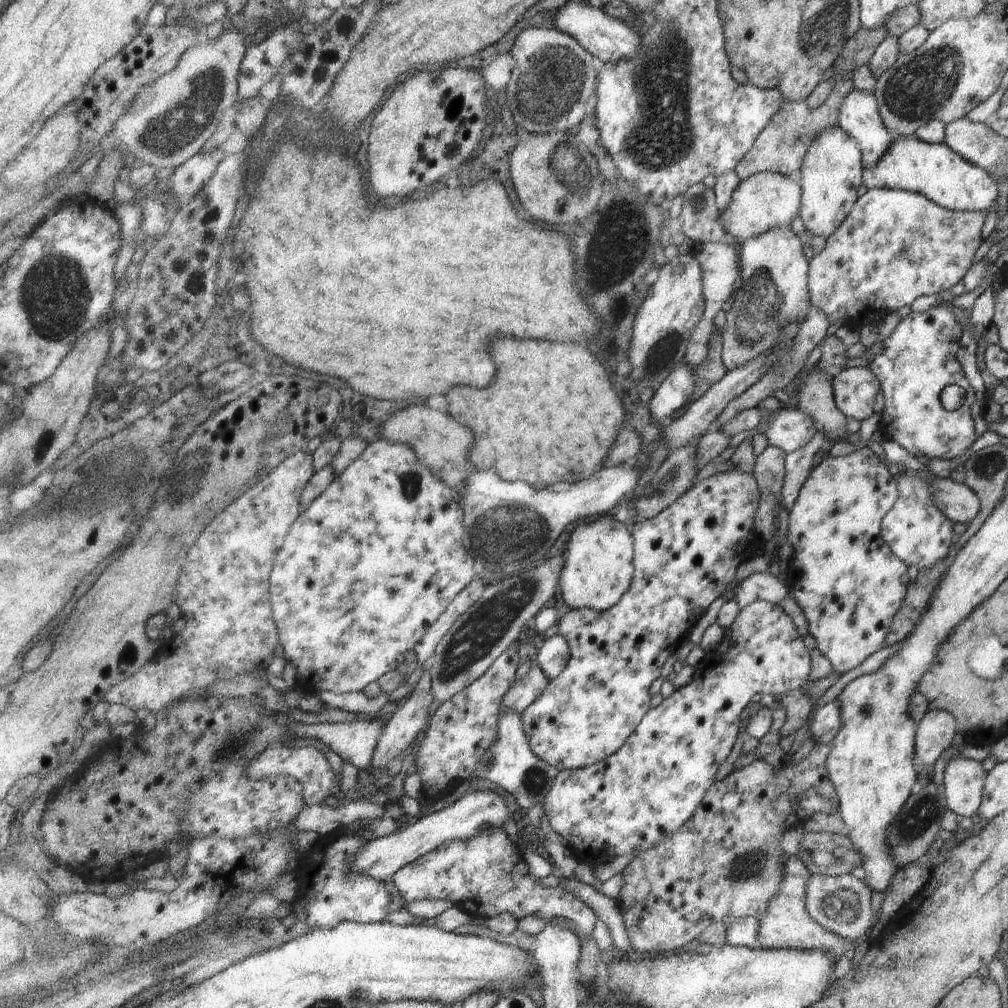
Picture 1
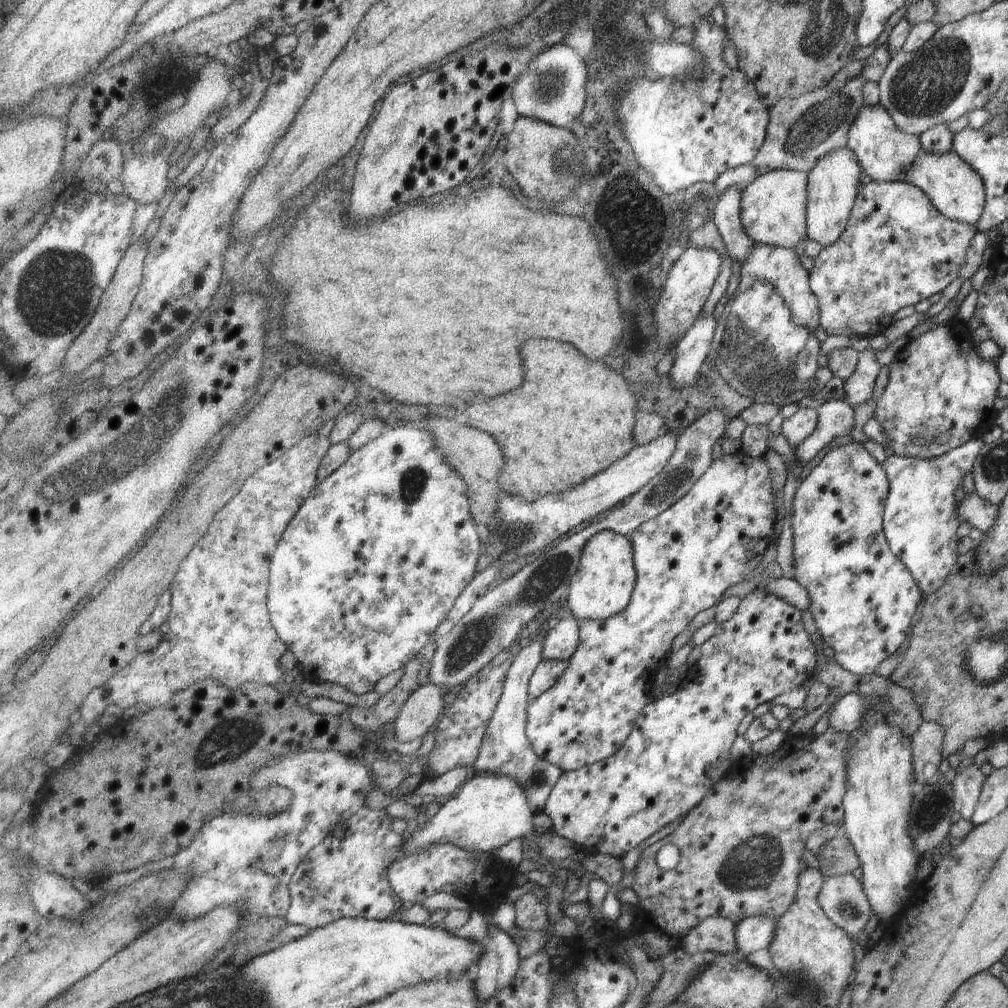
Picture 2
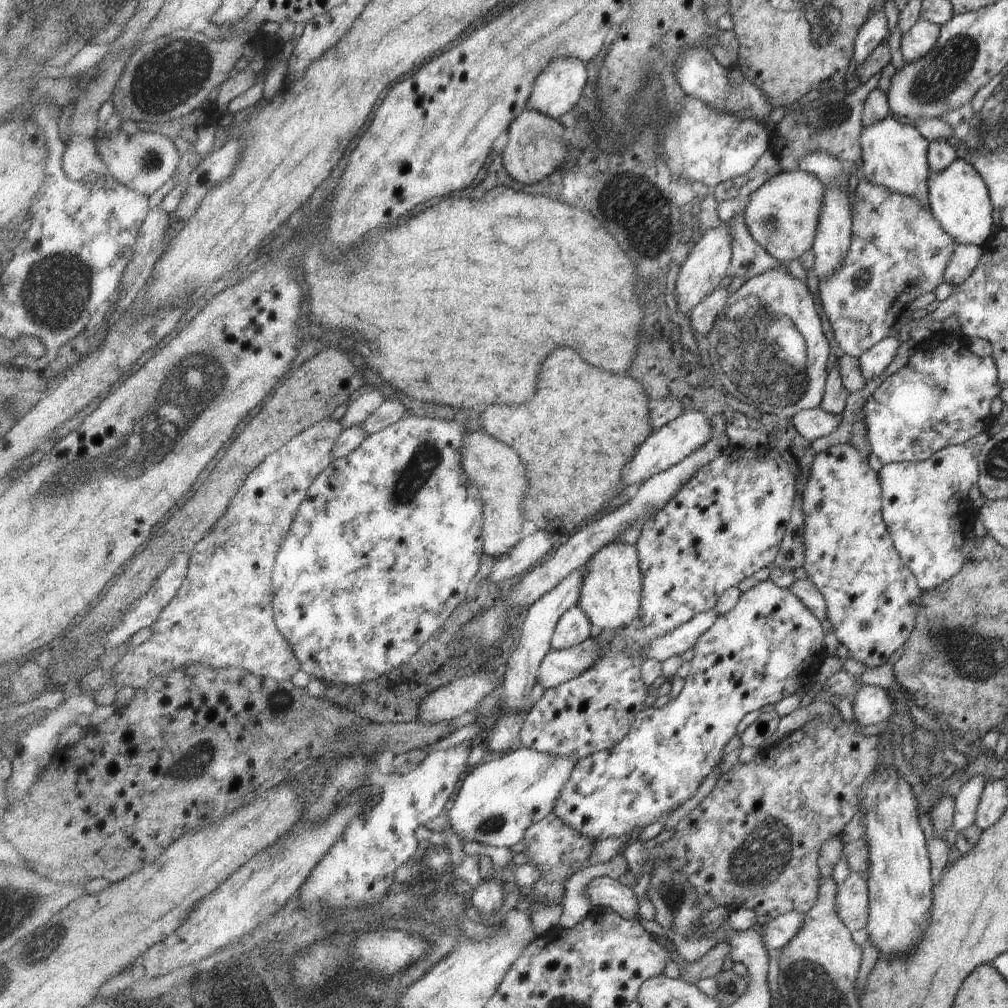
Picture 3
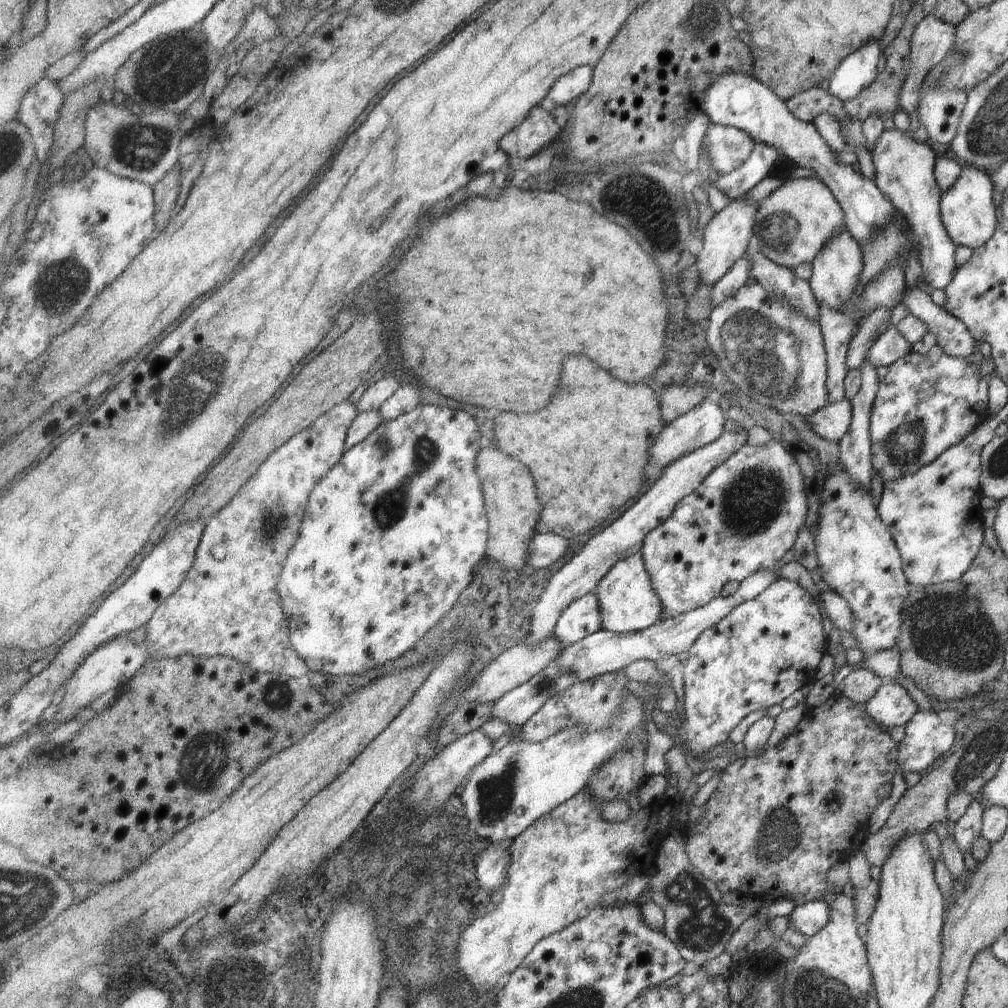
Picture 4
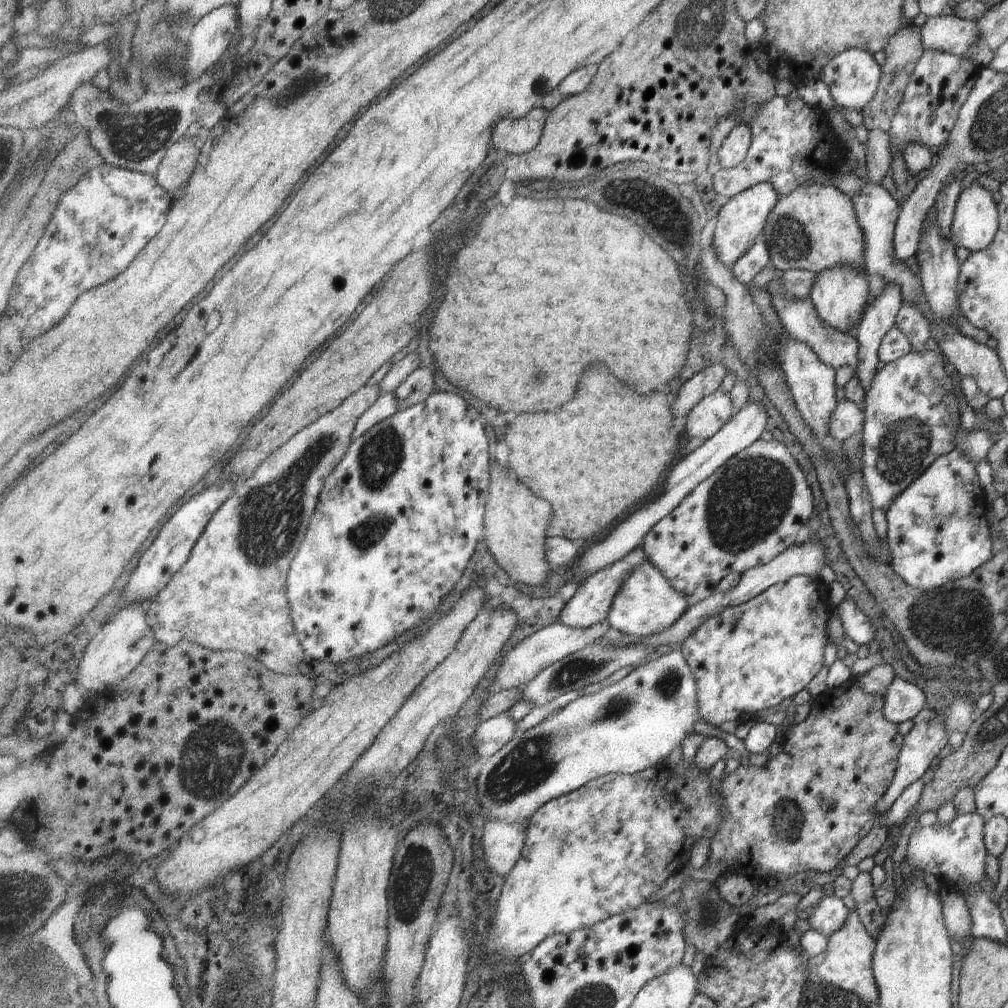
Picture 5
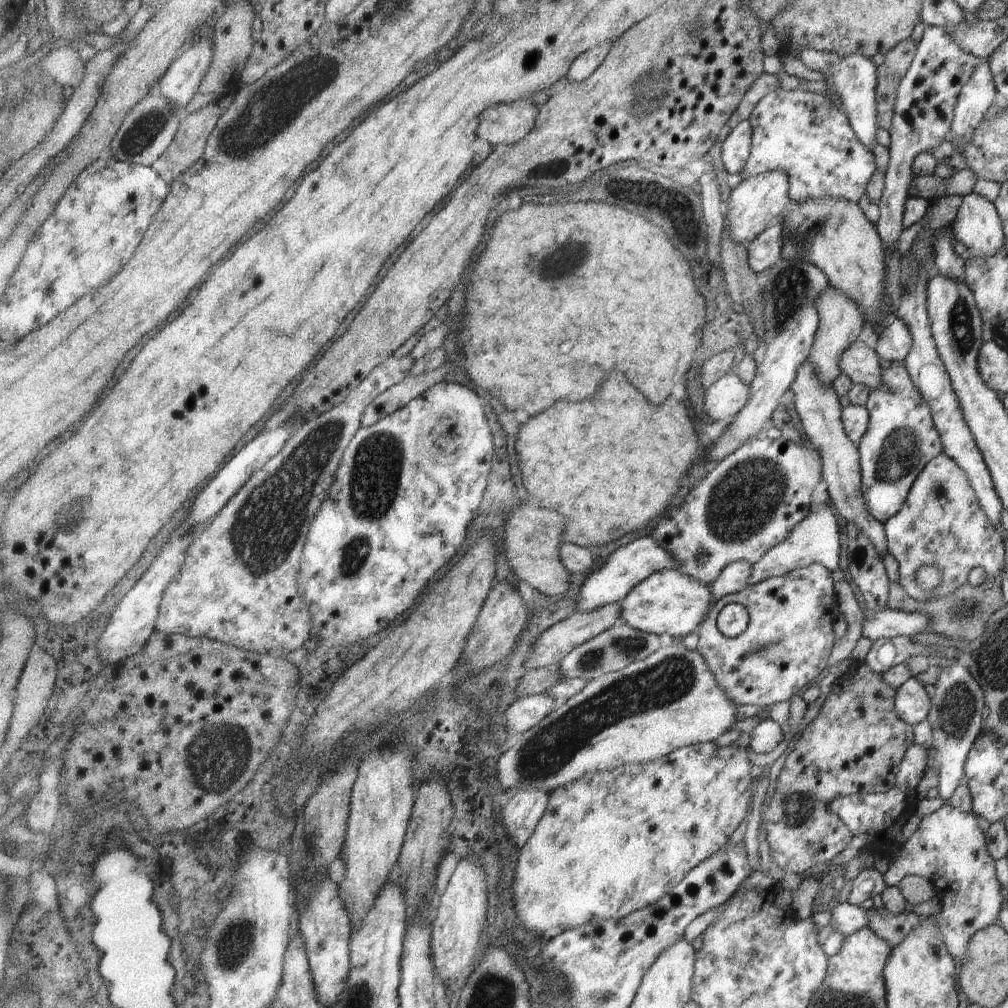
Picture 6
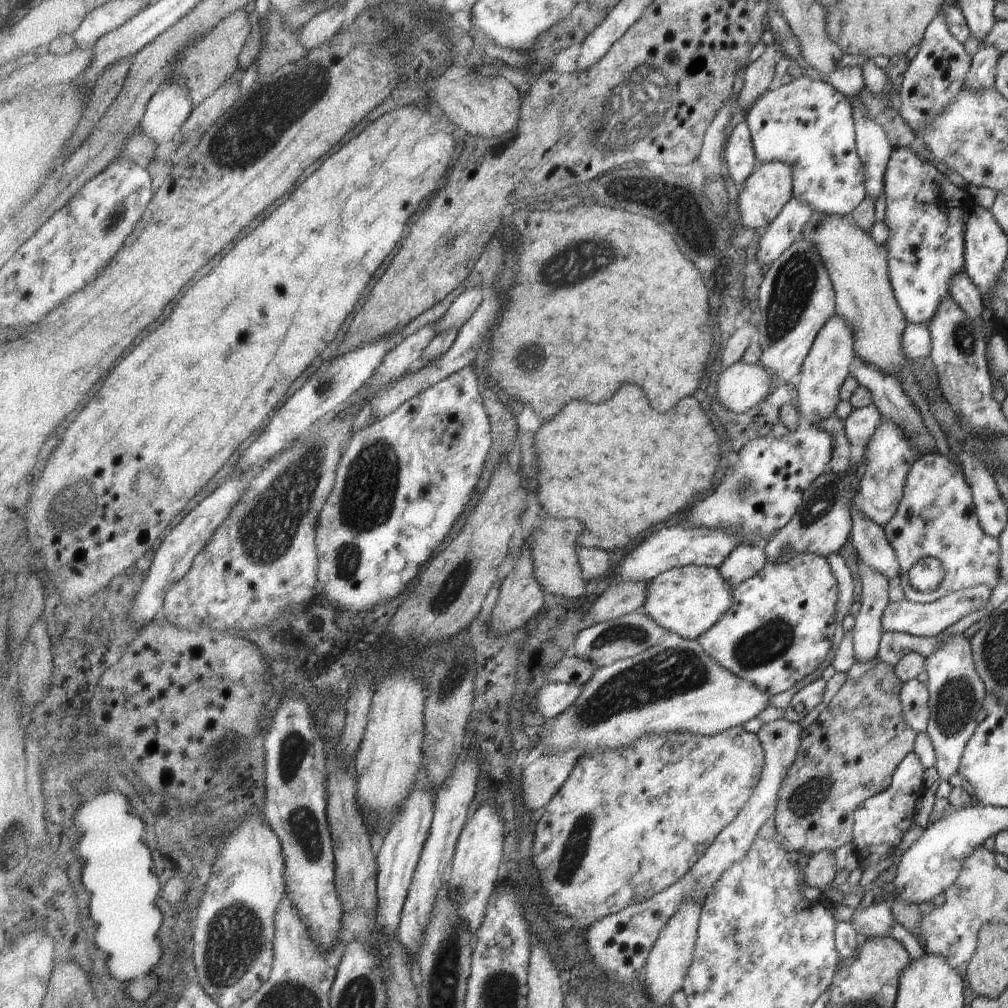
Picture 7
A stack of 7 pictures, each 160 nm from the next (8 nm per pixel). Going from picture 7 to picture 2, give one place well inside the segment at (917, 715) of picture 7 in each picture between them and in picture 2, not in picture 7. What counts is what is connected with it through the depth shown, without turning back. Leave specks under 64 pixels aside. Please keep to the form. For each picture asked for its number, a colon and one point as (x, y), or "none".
2: (846, 716)
3: (871, 705)
4: (891, 706)
5: (903, 700)
6: (911, 704)

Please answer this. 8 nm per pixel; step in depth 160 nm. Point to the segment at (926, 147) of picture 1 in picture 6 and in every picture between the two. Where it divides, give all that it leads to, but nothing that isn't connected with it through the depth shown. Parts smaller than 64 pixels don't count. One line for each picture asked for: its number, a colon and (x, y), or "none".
2: (955, 190)
3: (958, 199)
4: (967, 212)
5: (975, 221)
6: (976, 225)

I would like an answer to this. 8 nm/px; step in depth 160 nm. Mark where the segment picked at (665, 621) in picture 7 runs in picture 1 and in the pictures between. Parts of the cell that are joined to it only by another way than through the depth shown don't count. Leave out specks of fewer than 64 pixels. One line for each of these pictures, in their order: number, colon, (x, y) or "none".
1: (599, 567)
2: (603, 587)
3: (612, 589)
4: (629, 603)
5: (647, 603)
6: (668, 601)

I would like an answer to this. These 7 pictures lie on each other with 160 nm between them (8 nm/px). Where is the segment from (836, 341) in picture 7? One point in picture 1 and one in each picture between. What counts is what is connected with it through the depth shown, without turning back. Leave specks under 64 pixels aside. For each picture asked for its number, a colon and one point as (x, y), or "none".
1: (830, 173)
2: (832, 182)
3: (833, 234)
4: (836, 269)
5: (839, 295)
6: (840, 320)

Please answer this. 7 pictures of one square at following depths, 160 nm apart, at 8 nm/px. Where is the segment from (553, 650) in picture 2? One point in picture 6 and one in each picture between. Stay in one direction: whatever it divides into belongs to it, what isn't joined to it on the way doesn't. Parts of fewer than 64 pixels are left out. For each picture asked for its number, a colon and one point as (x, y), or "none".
3: (575, 627)
4: (583, 618)
5: (591, 604)
6: (634, 562)

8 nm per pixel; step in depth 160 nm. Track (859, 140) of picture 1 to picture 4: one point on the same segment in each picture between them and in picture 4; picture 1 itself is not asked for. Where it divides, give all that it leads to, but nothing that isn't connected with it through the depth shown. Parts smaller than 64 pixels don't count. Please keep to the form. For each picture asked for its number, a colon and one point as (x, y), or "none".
2: (883, 153)
3: (894, 154)
4: (903, 168)

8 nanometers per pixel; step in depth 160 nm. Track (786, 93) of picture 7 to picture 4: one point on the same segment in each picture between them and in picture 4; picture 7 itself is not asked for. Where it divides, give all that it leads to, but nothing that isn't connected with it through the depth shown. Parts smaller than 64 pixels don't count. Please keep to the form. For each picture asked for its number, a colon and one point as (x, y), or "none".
4: (765, 158)
5: (791, 141)
6: (802, 134)

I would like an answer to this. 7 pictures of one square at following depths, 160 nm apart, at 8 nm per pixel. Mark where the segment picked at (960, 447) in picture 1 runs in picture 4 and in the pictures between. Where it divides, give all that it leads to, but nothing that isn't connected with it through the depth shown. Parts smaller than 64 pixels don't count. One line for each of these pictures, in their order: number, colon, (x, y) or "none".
2: (937, 383)
3: (941, 397)
4: (926, 403)

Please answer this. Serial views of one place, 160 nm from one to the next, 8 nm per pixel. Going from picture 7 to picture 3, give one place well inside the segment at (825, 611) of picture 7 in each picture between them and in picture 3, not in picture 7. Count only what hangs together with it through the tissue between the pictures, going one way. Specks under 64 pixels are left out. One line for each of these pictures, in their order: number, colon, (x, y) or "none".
3: (769, 645)
4: (767, 648)
5: (751, 657)
6: (786, 643)

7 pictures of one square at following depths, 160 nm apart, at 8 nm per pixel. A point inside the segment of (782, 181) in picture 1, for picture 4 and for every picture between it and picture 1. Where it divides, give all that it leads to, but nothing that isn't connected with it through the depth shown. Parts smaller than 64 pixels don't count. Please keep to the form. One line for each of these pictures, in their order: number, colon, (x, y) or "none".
2: (774, 206)
3: (782, 216)
4: (793, 222)

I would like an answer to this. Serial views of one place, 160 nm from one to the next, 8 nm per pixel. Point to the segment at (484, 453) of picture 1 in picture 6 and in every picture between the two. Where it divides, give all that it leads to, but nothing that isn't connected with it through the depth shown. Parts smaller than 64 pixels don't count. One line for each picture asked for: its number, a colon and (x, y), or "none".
2: (573, 418)
3: (584, 425)
4: (589, 447)
5: (594, 459)
6: (612, 463)

